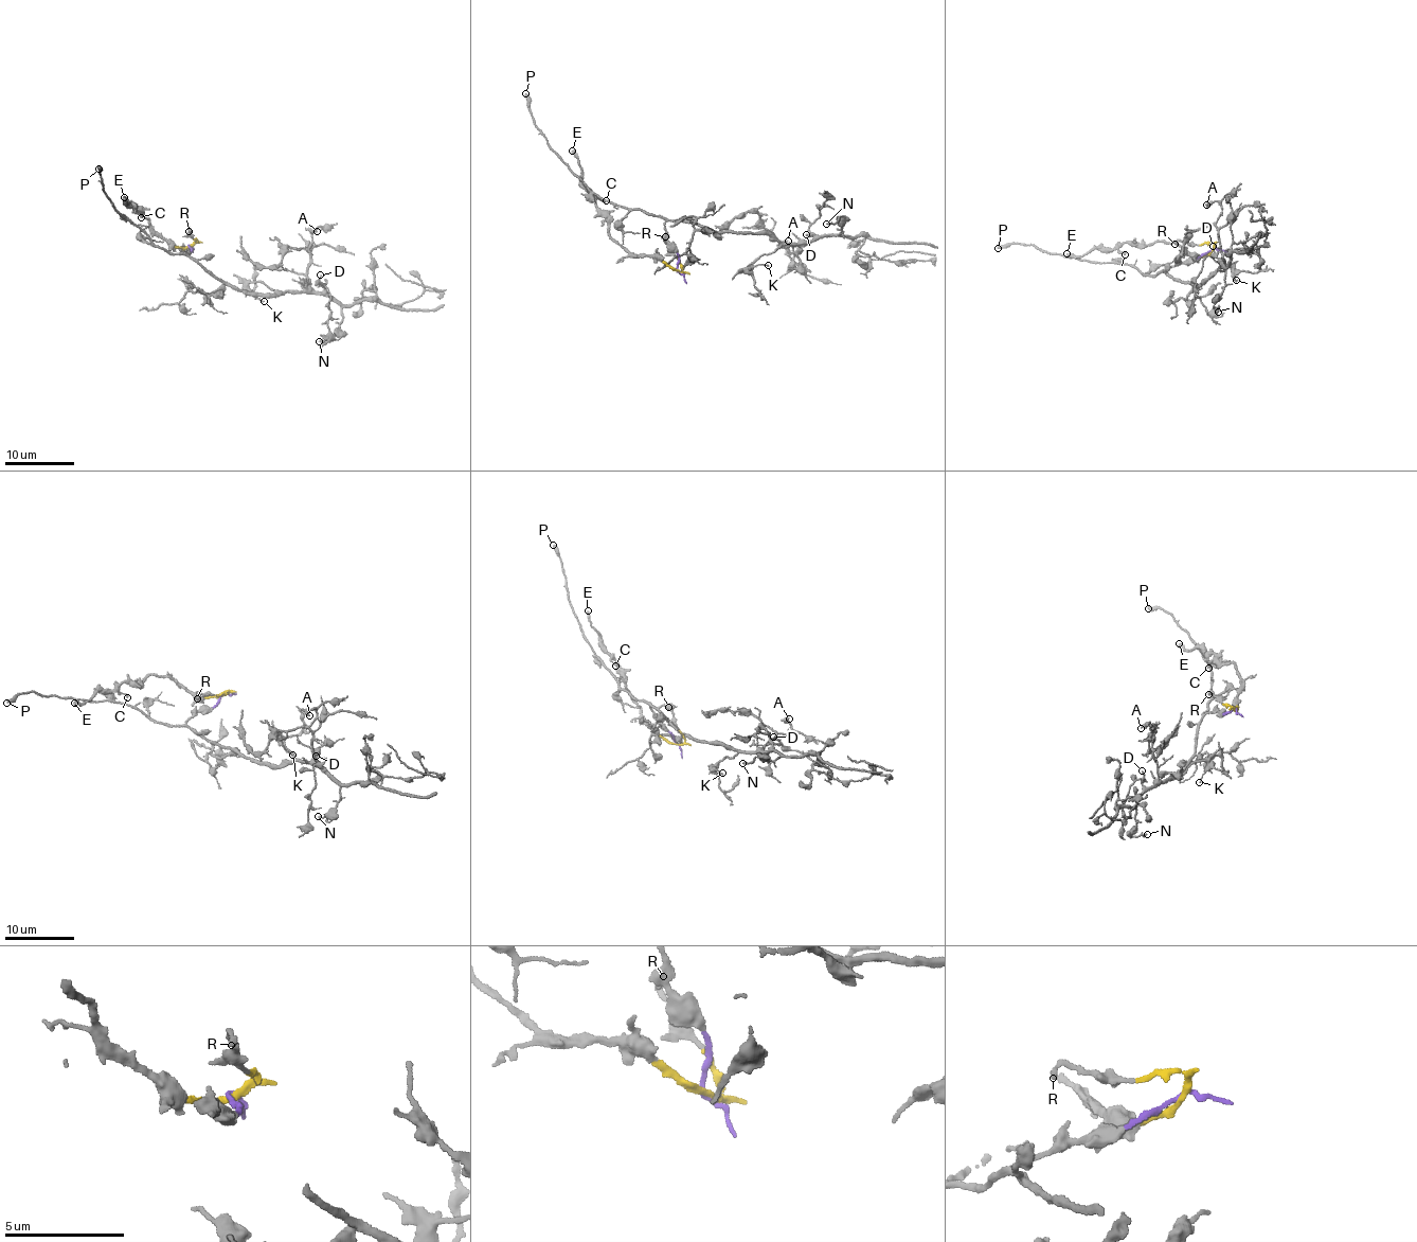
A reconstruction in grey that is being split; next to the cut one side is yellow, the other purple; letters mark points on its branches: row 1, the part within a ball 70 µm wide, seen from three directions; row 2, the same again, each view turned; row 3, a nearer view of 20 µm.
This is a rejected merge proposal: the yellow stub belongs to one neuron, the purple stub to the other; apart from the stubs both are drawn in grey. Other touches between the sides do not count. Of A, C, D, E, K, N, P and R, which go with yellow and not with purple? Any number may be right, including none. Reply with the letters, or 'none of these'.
C, E, R

